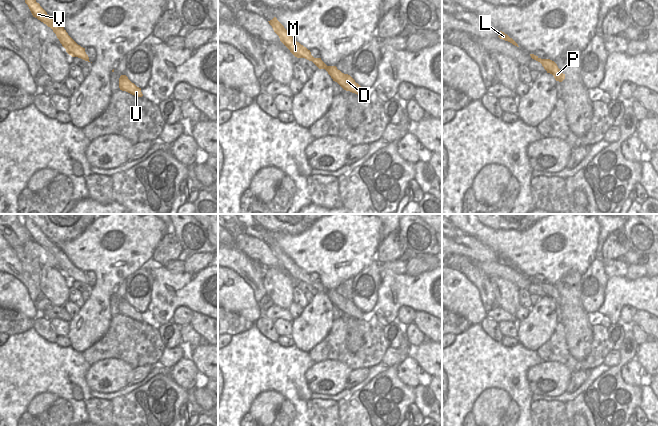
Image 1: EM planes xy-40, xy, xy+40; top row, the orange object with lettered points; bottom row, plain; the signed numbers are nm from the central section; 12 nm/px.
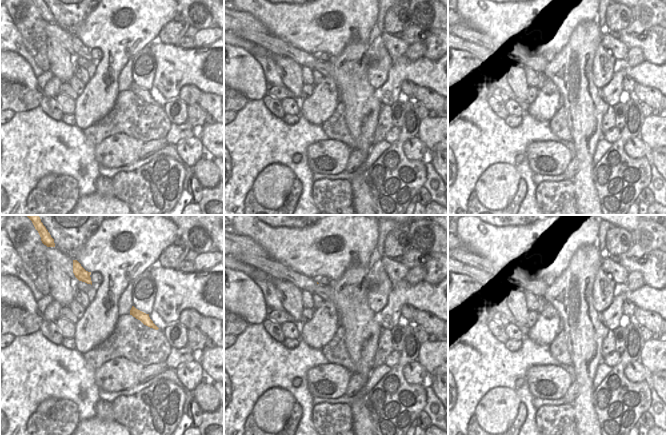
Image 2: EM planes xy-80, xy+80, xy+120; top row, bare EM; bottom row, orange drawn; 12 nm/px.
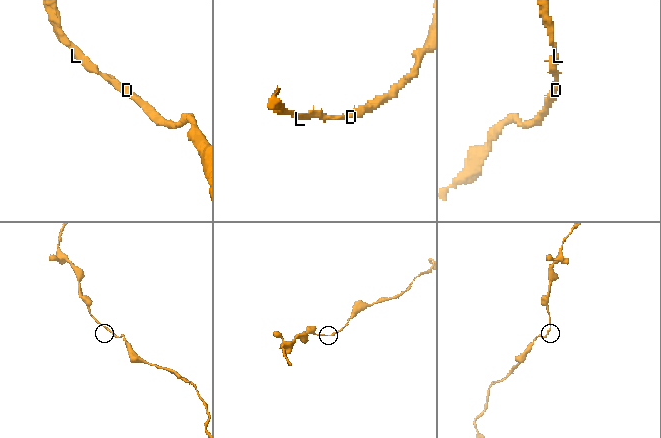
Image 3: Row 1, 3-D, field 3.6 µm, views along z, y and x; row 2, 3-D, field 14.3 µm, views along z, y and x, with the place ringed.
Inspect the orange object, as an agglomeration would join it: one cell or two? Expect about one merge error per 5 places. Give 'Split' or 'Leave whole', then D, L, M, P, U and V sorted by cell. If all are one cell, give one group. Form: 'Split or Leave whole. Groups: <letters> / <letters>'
Leave whole. Groups: D L M P U V.

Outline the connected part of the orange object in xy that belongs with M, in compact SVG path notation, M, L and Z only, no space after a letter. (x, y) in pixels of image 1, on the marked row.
M274 17L268 21L272 26L274 32L279 36L280 41L290 50L290 52L297 58L305 58L312 61L319 69L325 69L331 76L333 81L337 82L344 90L352 93L363 95L364 89L355 82L355 80L348 74L342 73L336 66L327 66L321 58L314 58L310 50L301 45L292 37L291 34L284 28L284 26Z

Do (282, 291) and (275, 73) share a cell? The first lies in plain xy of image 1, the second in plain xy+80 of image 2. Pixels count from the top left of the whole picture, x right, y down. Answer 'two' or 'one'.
two

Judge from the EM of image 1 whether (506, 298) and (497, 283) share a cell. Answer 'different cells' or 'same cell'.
same cell

